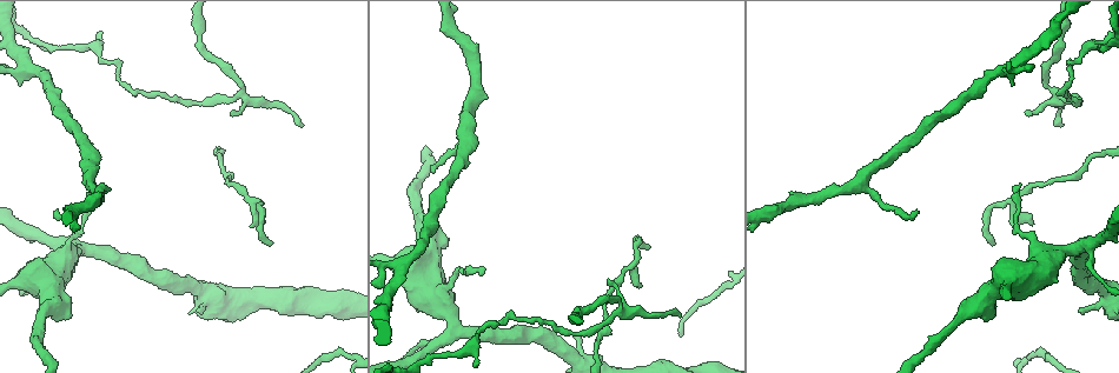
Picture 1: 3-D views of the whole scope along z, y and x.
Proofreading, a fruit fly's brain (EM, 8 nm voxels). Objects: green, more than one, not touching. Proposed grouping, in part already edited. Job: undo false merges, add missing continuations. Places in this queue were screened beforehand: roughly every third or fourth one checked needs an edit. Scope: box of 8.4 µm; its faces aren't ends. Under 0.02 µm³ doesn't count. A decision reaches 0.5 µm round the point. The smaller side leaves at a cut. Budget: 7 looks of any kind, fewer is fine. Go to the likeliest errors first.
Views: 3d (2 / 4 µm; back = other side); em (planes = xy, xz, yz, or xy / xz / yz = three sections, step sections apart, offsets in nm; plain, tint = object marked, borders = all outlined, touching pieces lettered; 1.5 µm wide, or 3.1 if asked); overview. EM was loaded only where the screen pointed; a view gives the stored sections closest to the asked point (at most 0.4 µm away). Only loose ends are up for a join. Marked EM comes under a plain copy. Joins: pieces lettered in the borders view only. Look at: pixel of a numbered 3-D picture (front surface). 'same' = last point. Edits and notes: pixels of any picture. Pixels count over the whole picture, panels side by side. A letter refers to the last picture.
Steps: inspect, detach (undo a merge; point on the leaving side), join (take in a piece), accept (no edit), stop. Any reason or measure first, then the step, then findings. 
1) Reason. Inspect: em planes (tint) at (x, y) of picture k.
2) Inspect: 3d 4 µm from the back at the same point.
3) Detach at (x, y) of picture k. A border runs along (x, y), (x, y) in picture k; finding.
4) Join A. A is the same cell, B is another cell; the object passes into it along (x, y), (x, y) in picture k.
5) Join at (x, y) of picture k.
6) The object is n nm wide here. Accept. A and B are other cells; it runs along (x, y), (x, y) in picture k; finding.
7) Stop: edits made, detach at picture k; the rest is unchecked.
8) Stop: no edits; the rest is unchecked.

Inspect: em planes (borders) at (201, 311) of picture 1.

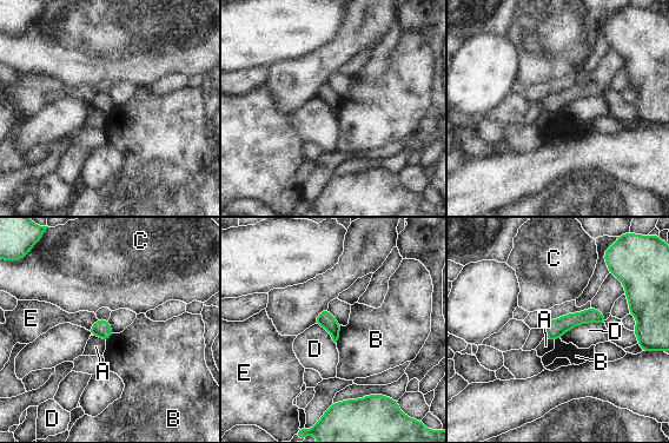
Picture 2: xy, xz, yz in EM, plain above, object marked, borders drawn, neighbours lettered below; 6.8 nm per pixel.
Accept. A, B, C, D and E are other cells; it runs along (602, 321), (580, 317), (547, 329) in picture 2; no lettered piece goes on from it.

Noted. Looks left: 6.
Free end. Inspect: 3d 4 µm at (55, 214) of picture 1.

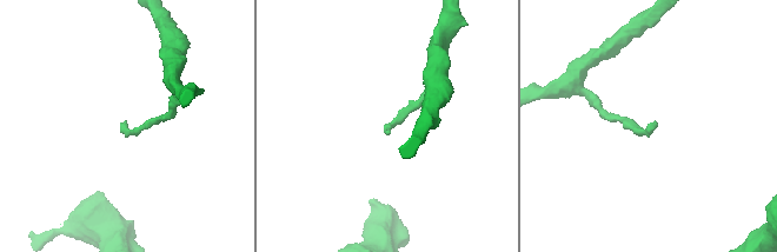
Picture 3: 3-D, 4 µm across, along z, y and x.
Shape alone is not enough. Inspect: em yz step 4 (borders) at (121, 126) of picture 3.

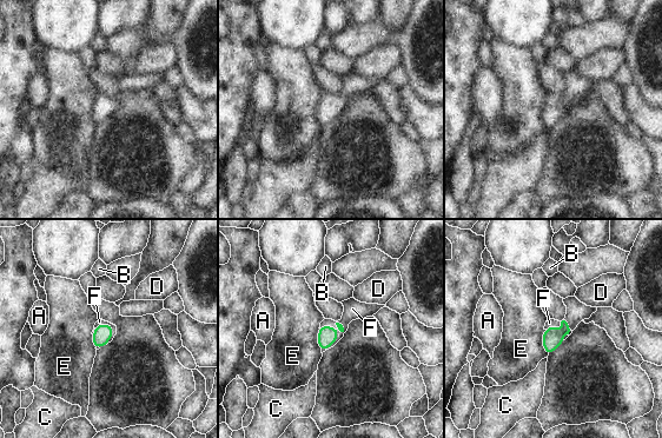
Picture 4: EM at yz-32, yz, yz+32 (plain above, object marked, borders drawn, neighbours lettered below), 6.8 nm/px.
The object is 130 nm wide here. Join F. F is the same cell, A, B, C, D and E are other cells; the object passes into it along (101, 334), (101, 324), (99, 322) in picture 4; the neuron continues.

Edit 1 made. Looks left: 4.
Thick turns thin. Inspect: 3d 4 µm at (65, 245) of picture 1.

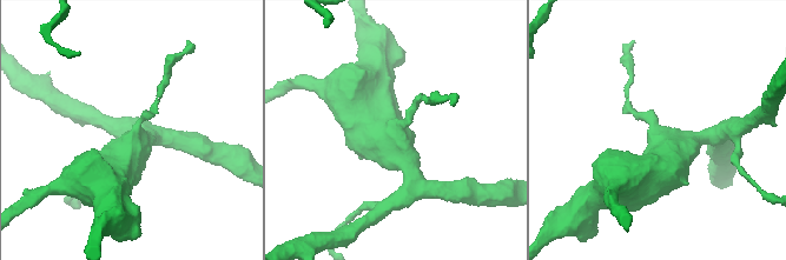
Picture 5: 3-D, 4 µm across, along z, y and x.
Need the tissue. Inspect: em planes (borders) at (399, 127) of picture 5.

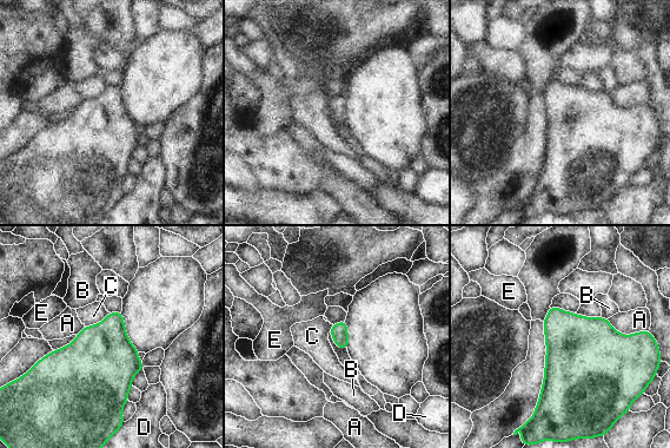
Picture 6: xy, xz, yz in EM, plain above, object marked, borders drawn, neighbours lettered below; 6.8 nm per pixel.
Accept. A, B, C, D and E are other cells; a border runs along (574, 313), (581, 316), (601, 317) in picture 6; continuous, no second neuron.

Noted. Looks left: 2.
Stop: edits made, join at picture 4; the rest is unchecked.

